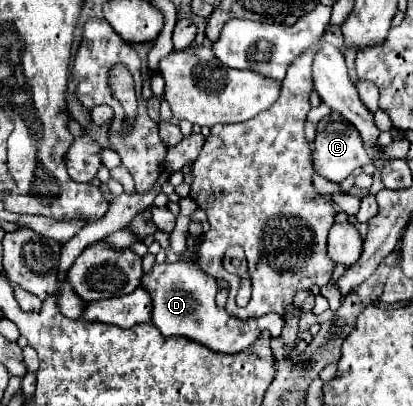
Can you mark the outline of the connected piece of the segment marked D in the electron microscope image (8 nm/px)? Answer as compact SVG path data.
M175 262L175 264L155 264L151 272L147 272L141 280L153 296L153 324L161 330L163 336L185 336L207 348L221 354L243 352L257 340L263 330L269 330L271 336L279 336L285 324L279 314L265 314L261 318L241 320L237 316L229 316L225 308L215 306L217 282L215 278L201 272L195 262Z

